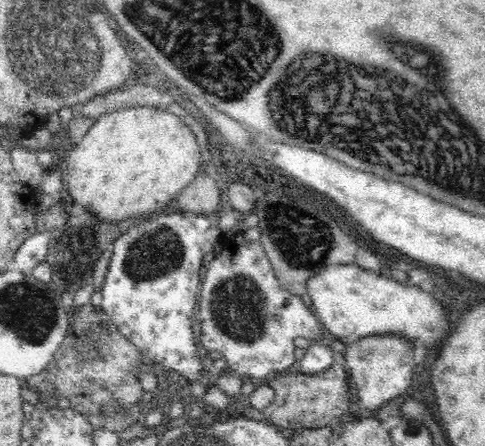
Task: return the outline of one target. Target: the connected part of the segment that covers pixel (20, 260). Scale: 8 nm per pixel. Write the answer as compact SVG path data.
M53 227L52 230L37 230L28 238L22 246L20 246L20 249L17 251L17 254L15 255L15 261L16 261L16 268L18 272L21 272L22 274L33 274L33 268L42 261L47 260L48 256L48 248L50 246L50 242L52 240L51 232L56 229L56 227Z

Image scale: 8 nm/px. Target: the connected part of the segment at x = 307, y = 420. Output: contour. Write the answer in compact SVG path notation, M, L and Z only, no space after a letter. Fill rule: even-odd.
M336 362L330 368L316 374L297 372L282 372L269 378L269 385L275 391L275 400L264 410L266 422L289 430L301 428L324 428L338 424L342 414L349 412L350 391L345 367Z

